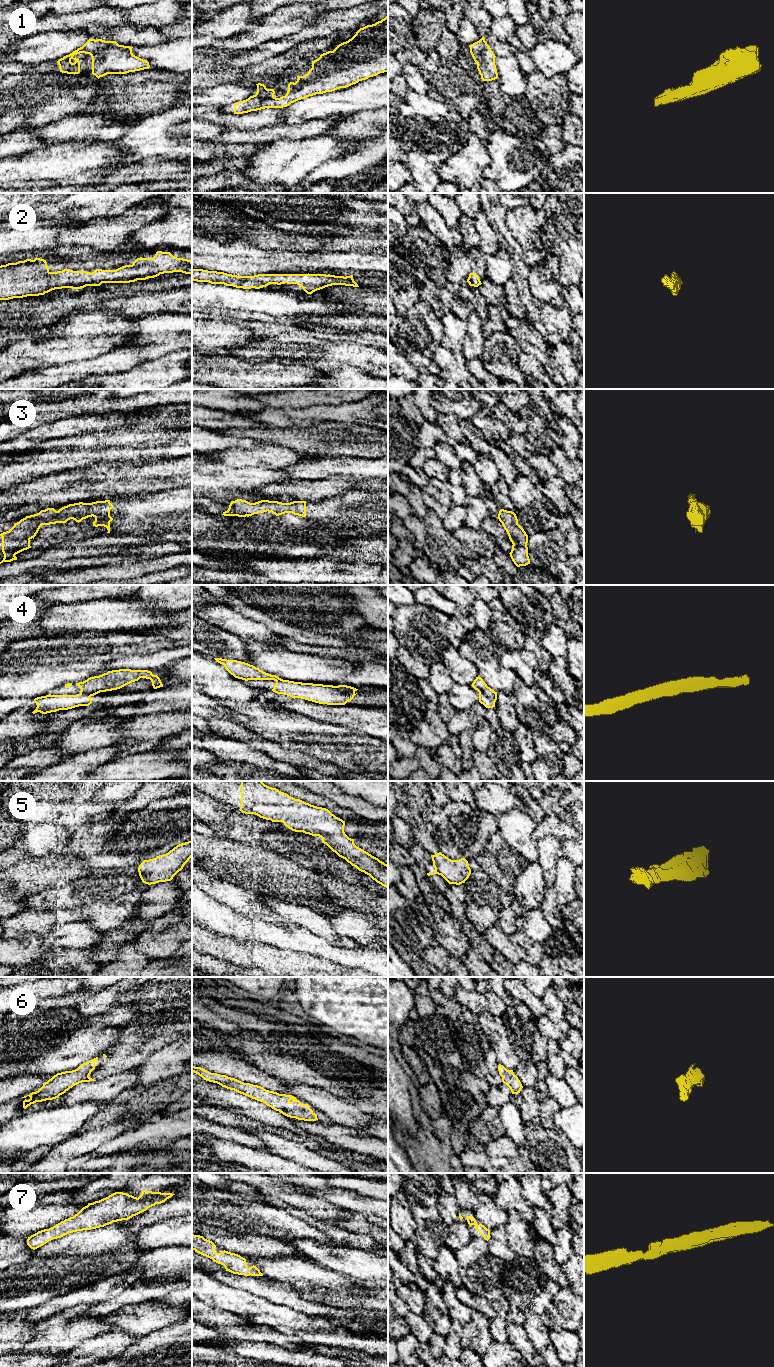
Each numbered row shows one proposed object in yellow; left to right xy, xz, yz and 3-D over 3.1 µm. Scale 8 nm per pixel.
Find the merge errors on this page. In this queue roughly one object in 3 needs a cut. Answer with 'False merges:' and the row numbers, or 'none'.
False merges: none

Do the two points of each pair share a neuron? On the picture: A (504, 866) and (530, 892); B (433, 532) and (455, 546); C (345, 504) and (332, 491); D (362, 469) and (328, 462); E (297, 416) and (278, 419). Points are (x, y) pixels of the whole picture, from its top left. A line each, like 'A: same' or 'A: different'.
A: same
B: same
C: different
D: same
E: same

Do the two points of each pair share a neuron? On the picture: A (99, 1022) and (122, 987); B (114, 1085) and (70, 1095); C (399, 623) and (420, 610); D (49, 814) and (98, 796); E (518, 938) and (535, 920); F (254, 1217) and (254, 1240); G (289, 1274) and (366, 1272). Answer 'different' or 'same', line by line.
A: different
B: same
C: same
D: different
E: different
F: different
G: different

